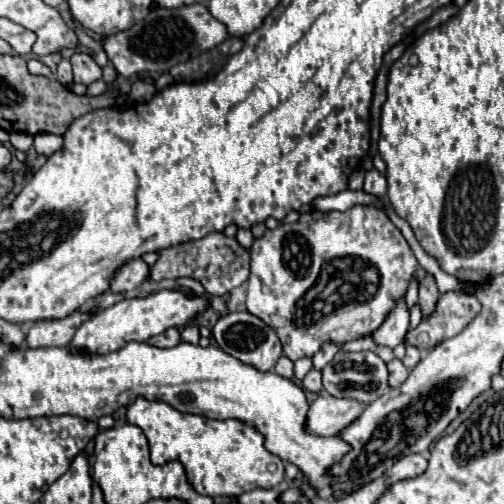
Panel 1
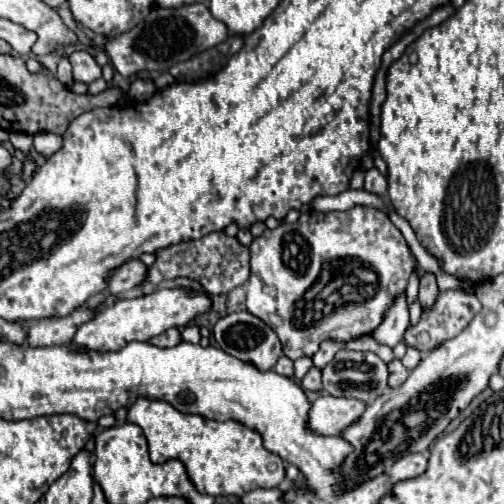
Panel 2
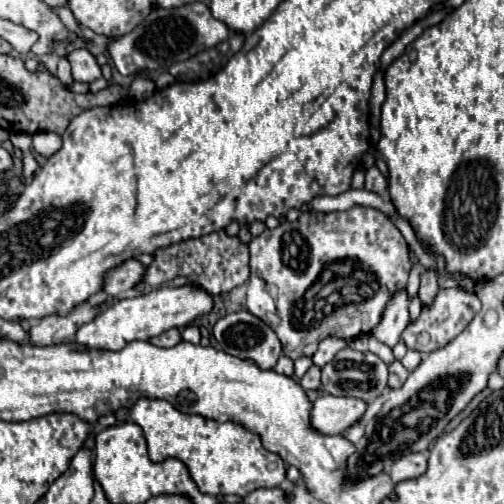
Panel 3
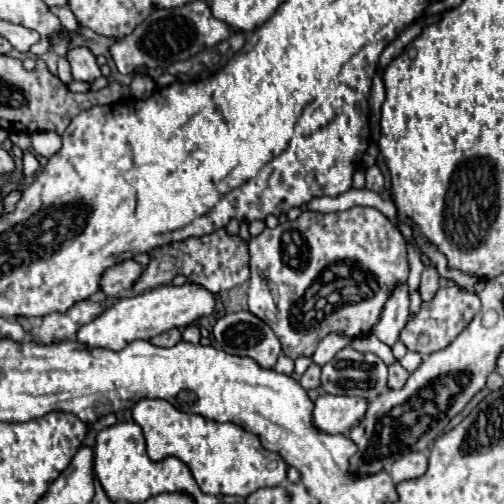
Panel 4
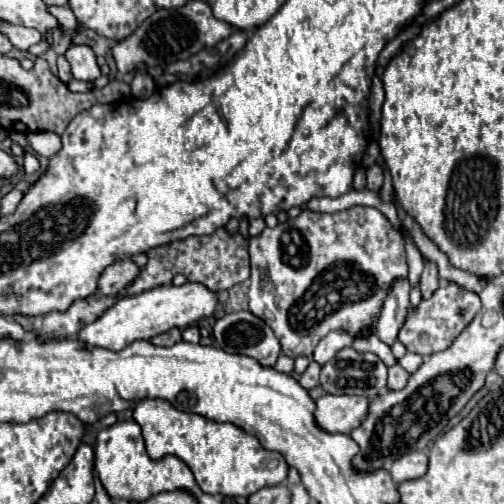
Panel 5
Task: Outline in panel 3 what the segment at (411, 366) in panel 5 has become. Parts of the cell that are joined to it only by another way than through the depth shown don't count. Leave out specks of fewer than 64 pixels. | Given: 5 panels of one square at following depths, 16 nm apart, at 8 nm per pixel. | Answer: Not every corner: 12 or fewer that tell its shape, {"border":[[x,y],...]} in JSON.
{"border":[[408,350],[402,358],[402,366],[412,372],[420,362],[422,354]]}

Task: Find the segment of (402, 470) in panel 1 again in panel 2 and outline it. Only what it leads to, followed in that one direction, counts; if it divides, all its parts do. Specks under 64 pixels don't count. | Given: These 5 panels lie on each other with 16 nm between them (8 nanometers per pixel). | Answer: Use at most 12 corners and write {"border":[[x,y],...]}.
{"border":[[424,454],[402,456],[390,468],[394,484],[426,472]]}

